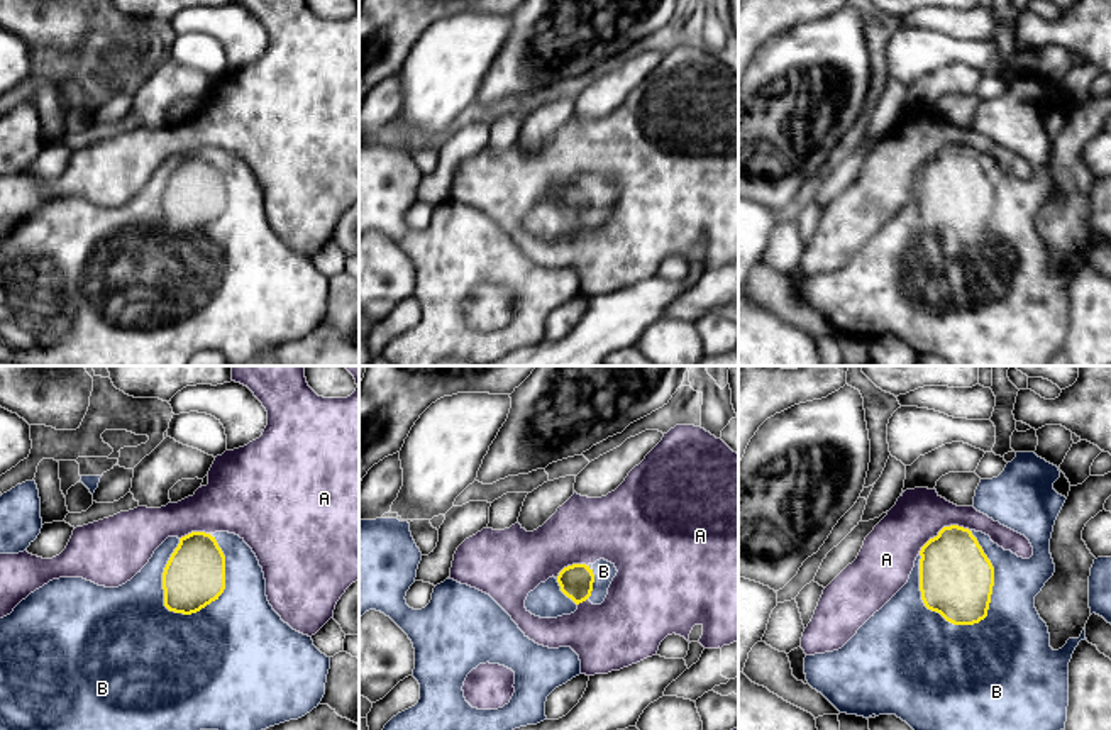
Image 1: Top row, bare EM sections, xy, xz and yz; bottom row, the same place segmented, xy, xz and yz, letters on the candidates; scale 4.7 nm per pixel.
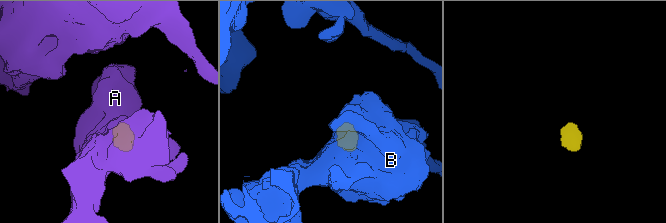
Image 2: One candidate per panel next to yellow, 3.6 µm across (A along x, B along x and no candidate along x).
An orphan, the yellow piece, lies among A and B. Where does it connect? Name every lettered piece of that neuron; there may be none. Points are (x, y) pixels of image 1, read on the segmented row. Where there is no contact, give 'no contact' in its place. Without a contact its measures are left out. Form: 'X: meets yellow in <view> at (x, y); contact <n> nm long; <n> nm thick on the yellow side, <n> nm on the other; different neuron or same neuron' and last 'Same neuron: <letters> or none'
A: meets yellow in yz at (942, 529); contact 280 nm long; 360 nm thick on the yellow side, 240 nm on the other; different neuron
B: meets yellow in yz at (991, 590); contact 460 nm long; 360 nm thick on the yellow side, 320 nm on the other; same neuron
Same neuron: B

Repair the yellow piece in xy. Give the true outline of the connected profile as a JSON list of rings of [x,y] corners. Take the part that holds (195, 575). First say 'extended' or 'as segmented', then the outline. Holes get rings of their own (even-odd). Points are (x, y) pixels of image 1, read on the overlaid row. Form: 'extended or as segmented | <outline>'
extended | [[[191,532],[181,539],[168,537],[149,562],[119,588],[83,578],[53,579],[0,618],[0,730],[266,730],[317,708],[329,669],[330,657],[313,645],[312,637],[293,630],[269,605],[263,567],[244,539],[229,532]]]

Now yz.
extended | [[[1016,452],[998,478],[981,479],[972,506],[1025,535],[1033,556],[1018,557],[982,532],[943,527],[921,547],[908,583],[842,649],[804,657],[808,684],[840,713],[864,718],[896,715],[913,730],[1064,730],[1069,662],[1079,642],[1087,640],[1086,627],[1079,639],[1069,639],[1062,649],[1053,650],[1048,627],[1035,608],[1035,596],[1055,572],[1050,539],[1069,491],[1070,483],[1060,467],[1035,452]]]

